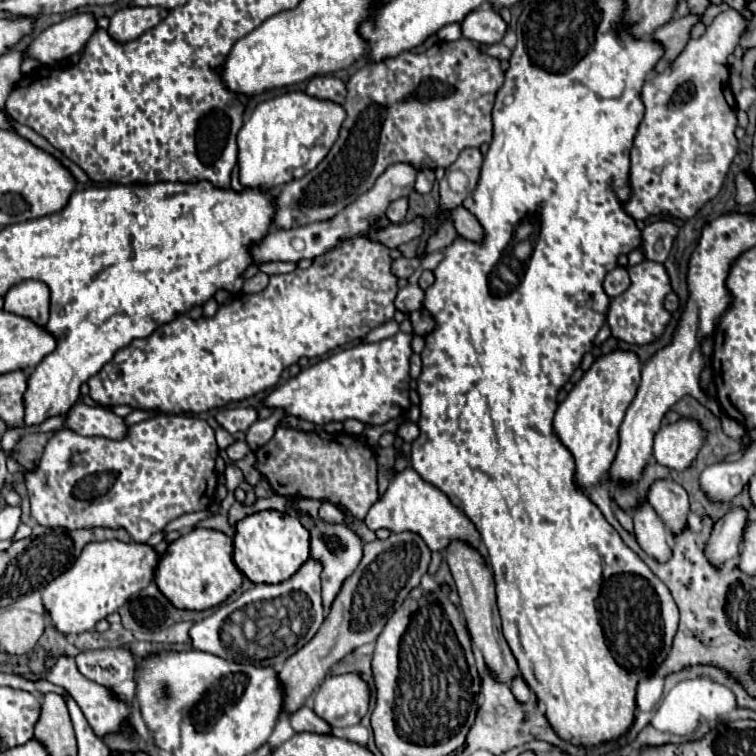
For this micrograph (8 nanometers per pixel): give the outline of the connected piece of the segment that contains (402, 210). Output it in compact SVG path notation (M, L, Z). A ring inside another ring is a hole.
M399 197L397 201L393 201L393 205L389 205L385 215L391 223L401 223L405 219L407 207L409 207L409 197Z

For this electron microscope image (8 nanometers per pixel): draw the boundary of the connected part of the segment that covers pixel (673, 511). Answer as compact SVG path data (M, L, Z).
M661 479L655 481L649 487L647 501L657 511L657 515L663 519L667 529L673 533L679 533L687 523L687 511L689 511L689 499L685 489L673 481L673 479Z

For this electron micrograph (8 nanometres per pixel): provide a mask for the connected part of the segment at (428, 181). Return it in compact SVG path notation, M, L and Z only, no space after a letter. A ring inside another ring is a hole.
M421 169L417 175L417 181L415 181L415 189L419 193L429 193L433 187L433 181L435 181L435 173L431 169Z

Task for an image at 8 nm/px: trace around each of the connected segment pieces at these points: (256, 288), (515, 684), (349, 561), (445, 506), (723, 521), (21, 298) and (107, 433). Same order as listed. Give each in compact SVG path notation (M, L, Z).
M257 273L253 279L245 279L245 283L243 283L243 293L259 293L259 291L263 291L265 289L265 285L267 285L267 275L265 273Z
M517 673L517 675L513 677L513 681L509 683L509 687L511 687L511 691L513 691L513 695L517 697L519 703L525 703L525 701L531 699L531 689L529 689L529 685L525 683L525 679L521 677L521 673Z
M317 521L317 525L309 527L309 531L311 531L311 557L317 559L317 561L321 561L321 565L323 565L323 573L321 573L321 581L323 581L323 605L325 605L325 611L327 611L331 607L335 595L339 593L341 583L345 581L345 577L349 577L355 571L355 567L359 565L363 543L345 525L329 525L329 523Z
M407 467L405 471L401 471L393 477L383 499L379 499L369 509L365 523L373 531L385 527L393 533L401 533L401 531L419 533L431 551L445 551L449 547L449 541L457 541L457 537L461 537L461 541L469 541L469 545L477 545L477 549L481 549L479 531L469 521L469 517L465 517L465 513L461 509L457 509L449 501L449 497L445 497L445 493L441 493L441 489L437 489L435 485L429 485L411 467Z
M733 507L715 523L707 545L707 555L717 567L723 567L727 561L737 557L737 545L741 545L741 529L745 529L745 521L749 521L747 509Z
M21 281L5 293L5 311L45 325L49 319L49 287L43 281Z
M85 403L73 405L67 415L67 427L85 437L105 437L113 441L125 439L129 427L121 417L103 407L89 407Z

